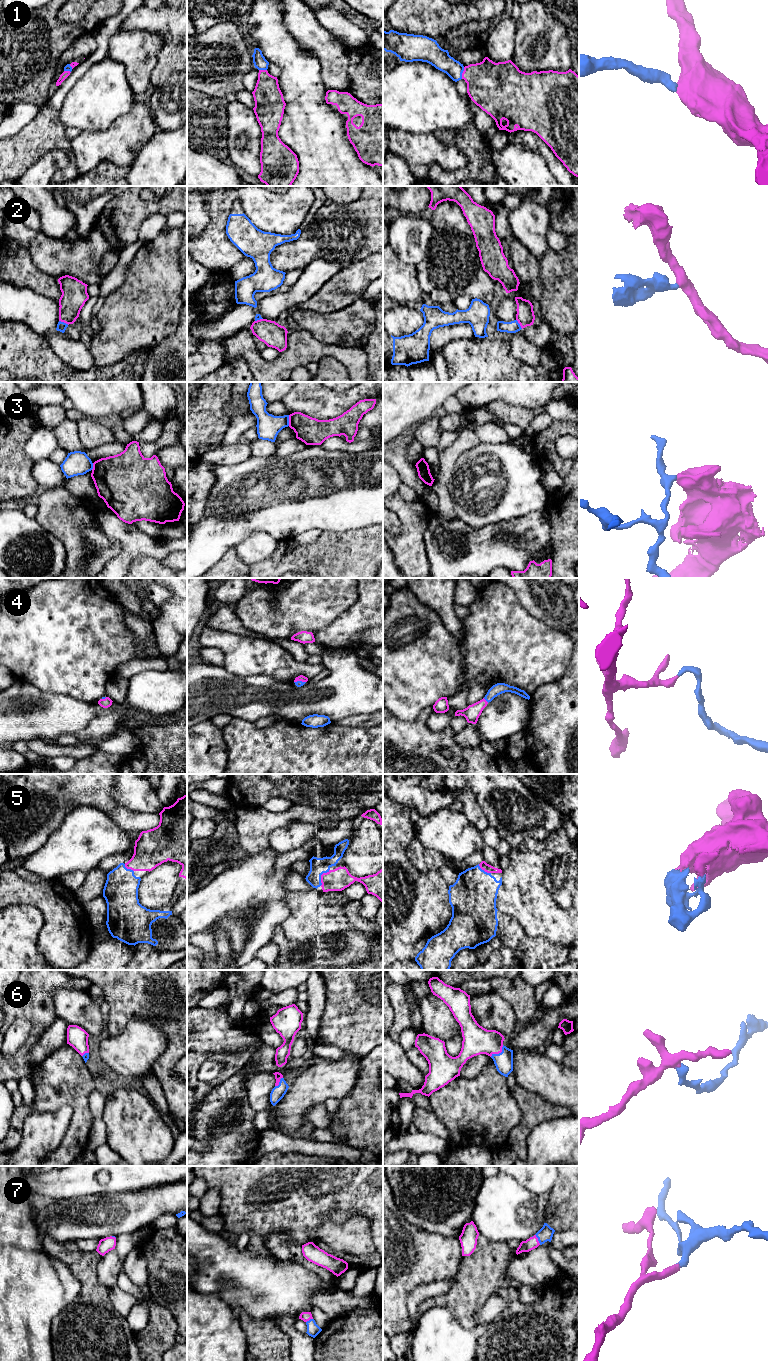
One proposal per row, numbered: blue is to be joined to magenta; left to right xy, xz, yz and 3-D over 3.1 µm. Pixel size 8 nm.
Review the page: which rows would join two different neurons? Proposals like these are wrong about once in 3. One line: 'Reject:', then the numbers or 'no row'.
Reject: 2, 3

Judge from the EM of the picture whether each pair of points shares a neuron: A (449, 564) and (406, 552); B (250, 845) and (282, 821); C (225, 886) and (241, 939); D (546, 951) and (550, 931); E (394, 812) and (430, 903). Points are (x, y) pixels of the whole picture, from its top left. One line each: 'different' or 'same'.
A: different
B: same
C: same
D: different
E: same

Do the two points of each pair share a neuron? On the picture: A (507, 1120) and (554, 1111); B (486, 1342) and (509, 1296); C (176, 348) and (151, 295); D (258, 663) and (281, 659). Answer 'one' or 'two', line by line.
A: two
B: one
C: two
D: one

